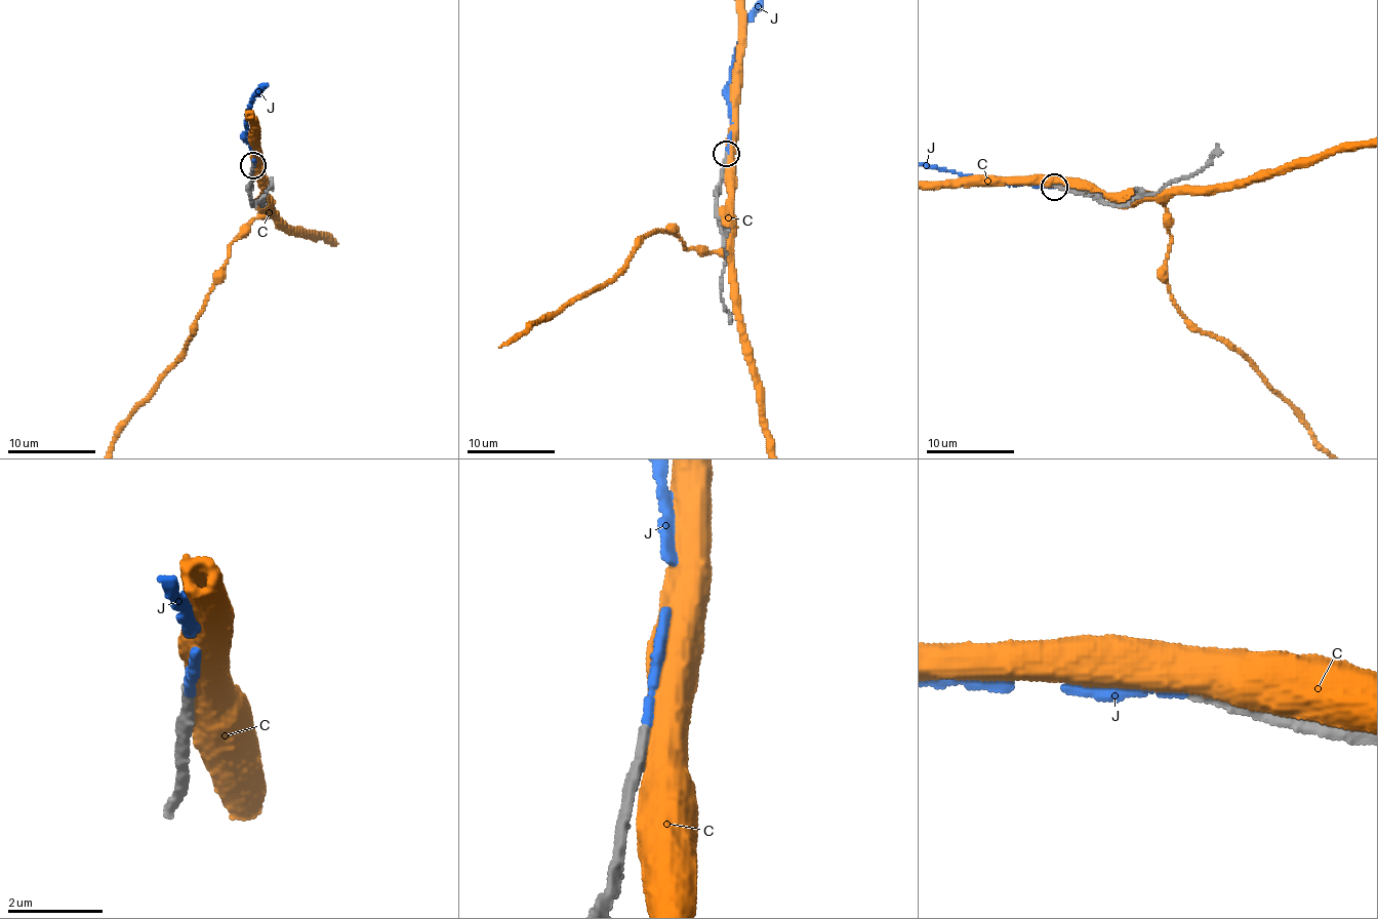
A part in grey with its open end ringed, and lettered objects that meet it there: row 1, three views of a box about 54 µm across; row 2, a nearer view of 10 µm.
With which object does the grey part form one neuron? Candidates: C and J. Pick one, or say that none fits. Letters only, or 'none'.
J

